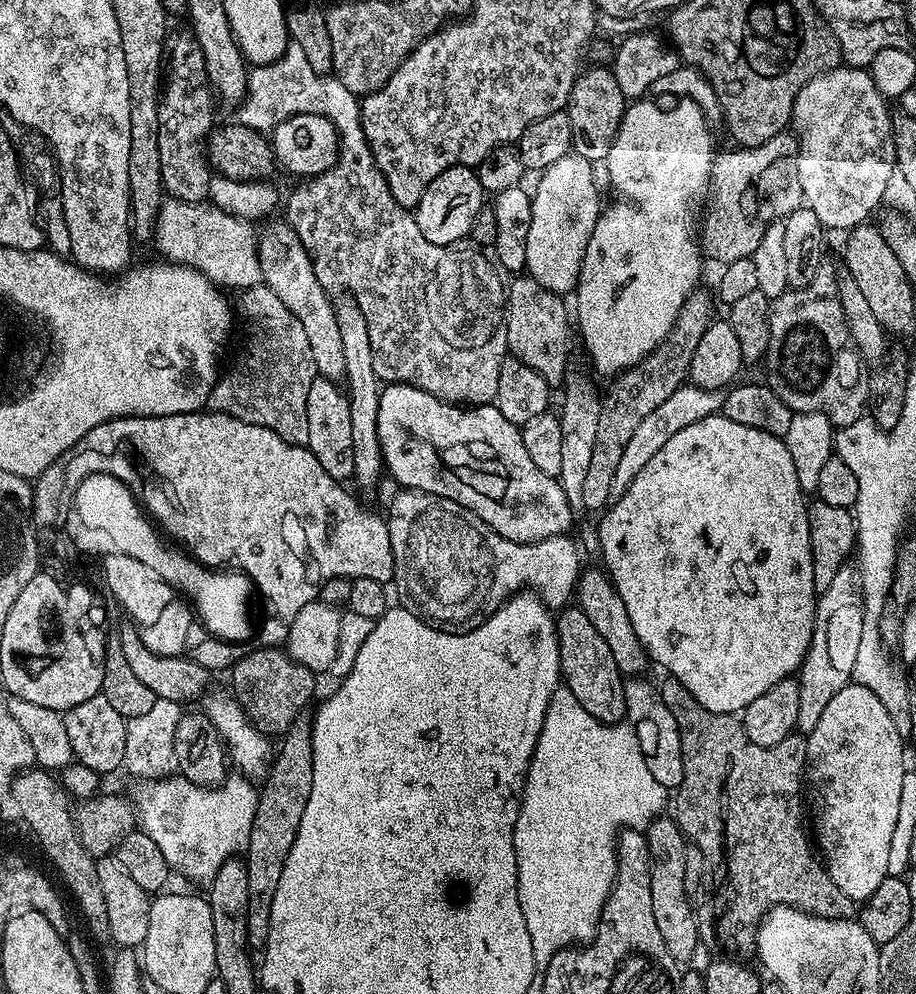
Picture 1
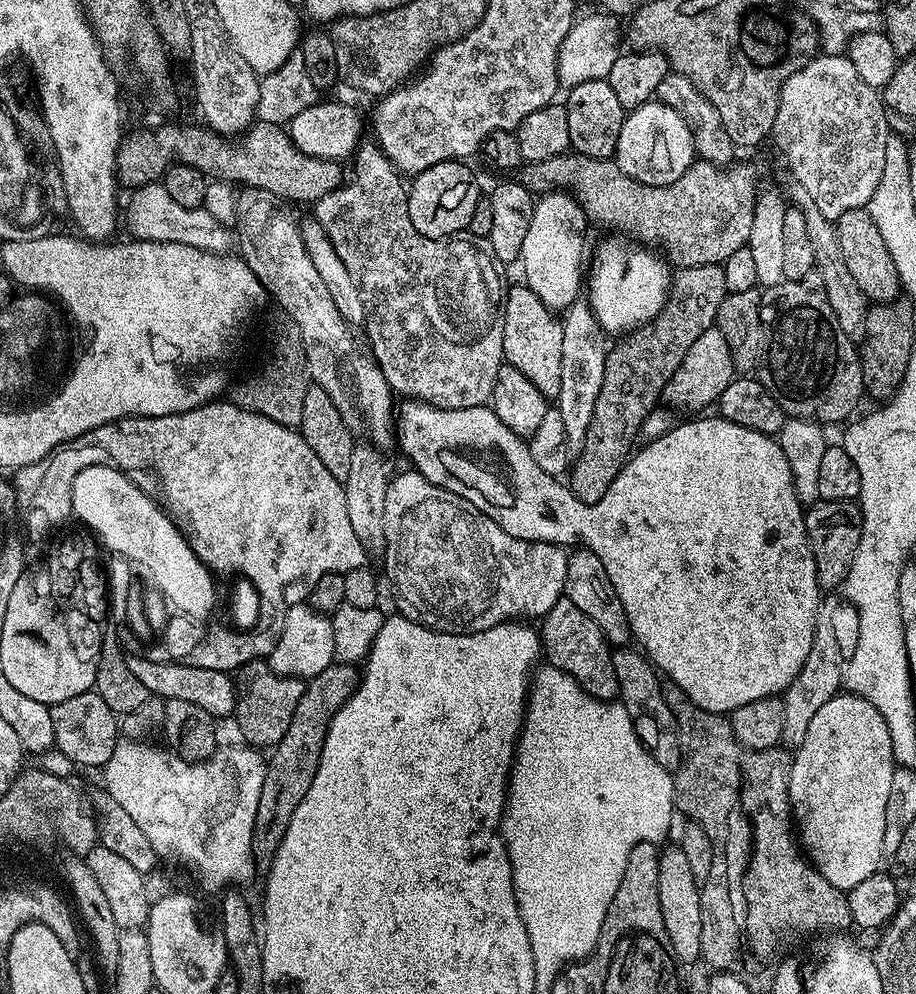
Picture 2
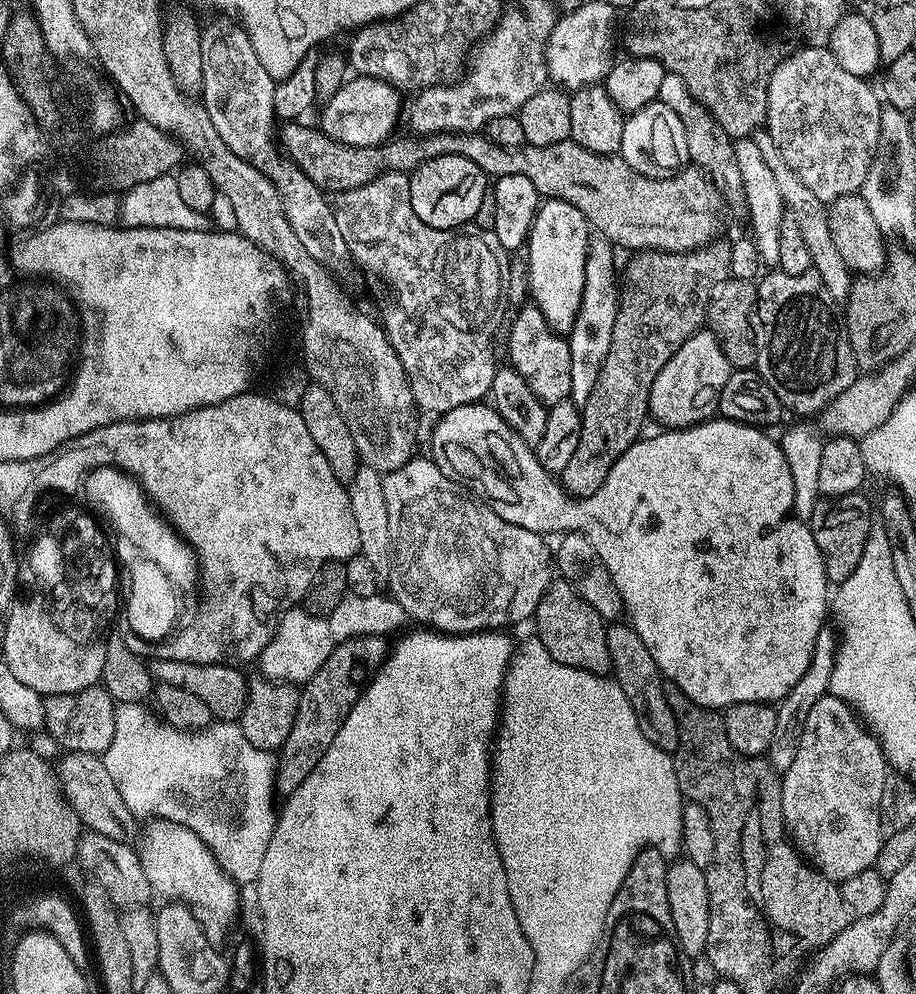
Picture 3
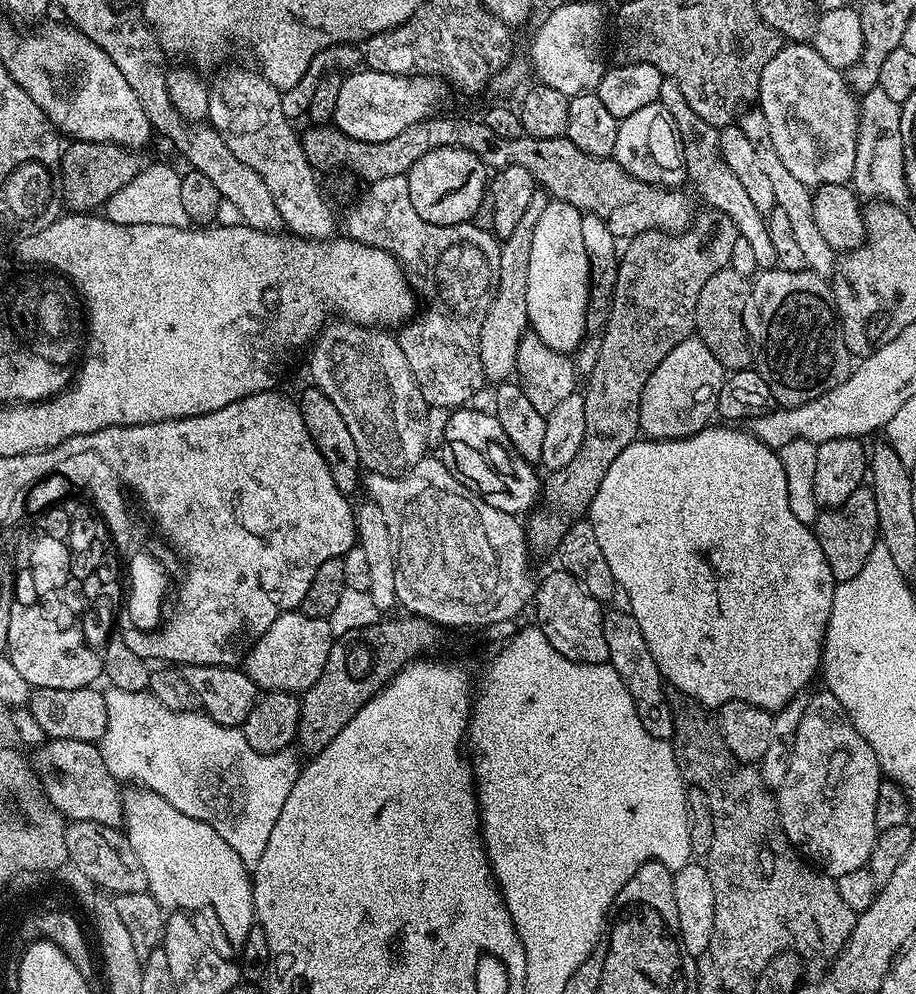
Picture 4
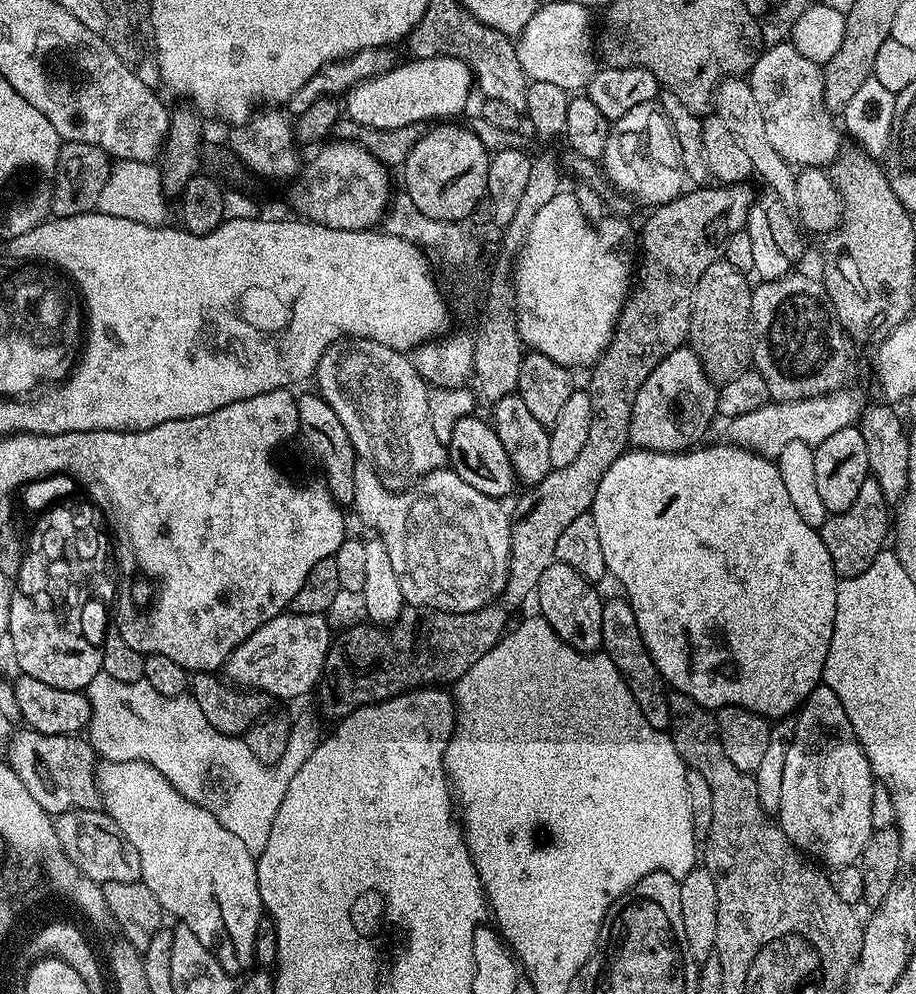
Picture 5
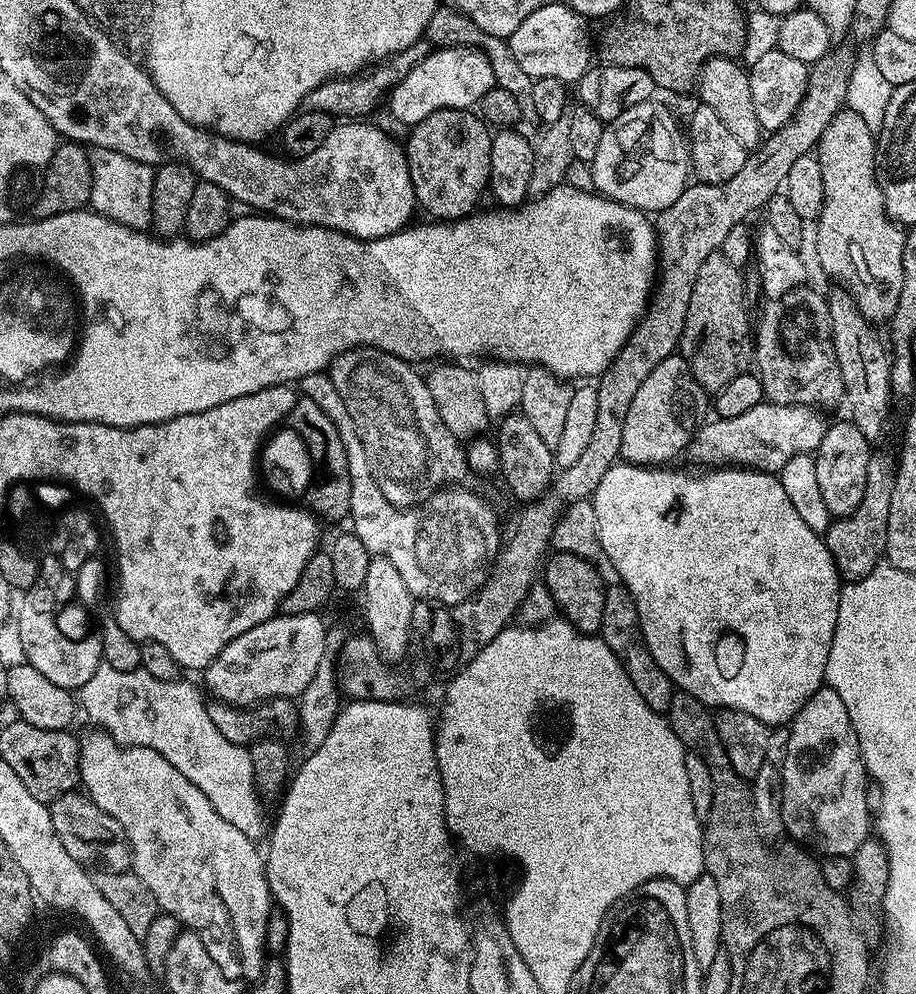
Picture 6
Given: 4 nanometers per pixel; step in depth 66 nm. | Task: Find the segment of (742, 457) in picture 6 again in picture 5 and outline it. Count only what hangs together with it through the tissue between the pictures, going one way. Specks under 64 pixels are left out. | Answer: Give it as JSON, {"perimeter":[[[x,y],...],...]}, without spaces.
{"perimeter":[[[837,390],[827,396],[781,400],[770,402],[750,414],[738,414],[738,418],[727,421],[727,439],[740,448],[749,448],[759,456],[775,458],[789,442],[806,442],[813,446],[826,442],[830,434],[853,427],[862,415],[862,403],[856,392]]]}

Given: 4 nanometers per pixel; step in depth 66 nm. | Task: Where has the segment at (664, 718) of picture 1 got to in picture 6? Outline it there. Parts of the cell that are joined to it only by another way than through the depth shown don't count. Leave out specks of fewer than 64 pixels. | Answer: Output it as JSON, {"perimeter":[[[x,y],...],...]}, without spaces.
{"perimeter":[[[623,586],[605,587],[604,605],[602,606],[602,622],[600,623],[599,637],[610,646],[610,650],[622,662],[630,682],[634,682],[634,690],[642,694],[642,702],[650,706],[650,710],[661,714],[667,713],[674,695],[674,685],[669,676],[654,662],[654,654],[646,646],[642,638],[642,630],[638,622],[638,606],[634,606],[634,598]]]}

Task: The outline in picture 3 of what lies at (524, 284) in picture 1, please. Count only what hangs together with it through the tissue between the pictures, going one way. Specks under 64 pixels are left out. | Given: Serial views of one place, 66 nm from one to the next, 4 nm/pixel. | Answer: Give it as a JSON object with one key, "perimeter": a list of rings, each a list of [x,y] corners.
{"perimeter":[[[525,303],[519,311],[521,312],[513,318],[512,326],[508,330],[507,363],[515,372],[522,374],[522,378],[526,378],[526,384],[530,386],[530,390],[534,390],[534,394],[538,394],[538,398],[543,404],[551,406],[569,399],[571,394],[570,346],[567,339],[548,325],[546,318],[542,314],[542,310],[538,310],[535,303]]]}

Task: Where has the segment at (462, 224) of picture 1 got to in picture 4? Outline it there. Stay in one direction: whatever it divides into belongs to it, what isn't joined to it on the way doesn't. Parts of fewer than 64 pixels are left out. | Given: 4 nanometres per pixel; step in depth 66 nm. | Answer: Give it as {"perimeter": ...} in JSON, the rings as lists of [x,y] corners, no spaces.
{"perimeter":[[[442,146],[430,150],[428,154],[422,154],[418,162],[409,170],[408,185],[410,186],[410,202],[414,202],[414,210],[426,222],[434,222],[438,226],[454,226],[455,224],[467,224],[473,219],[472,216],[480,208],[480,203],[485,203],[486,193],[490,188],[490,169],[478,158],[478,154],[472,154],[466,148],[454,146]]]}

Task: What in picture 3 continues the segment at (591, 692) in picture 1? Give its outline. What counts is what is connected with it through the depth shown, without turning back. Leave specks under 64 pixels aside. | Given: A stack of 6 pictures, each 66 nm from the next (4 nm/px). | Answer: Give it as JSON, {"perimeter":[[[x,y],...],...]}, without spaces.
{"perimeter":[[[563,578],[553,579],[546,590],[542,602],[538,602],[534,625],[535,635],[550,650],[550,658],[562,662],[566,666],[574,666],[578,670],[593,672],[599,676],[611,673],[610,650],[606,646],[608,629],[606,621],[574,590],[574,586]]]}

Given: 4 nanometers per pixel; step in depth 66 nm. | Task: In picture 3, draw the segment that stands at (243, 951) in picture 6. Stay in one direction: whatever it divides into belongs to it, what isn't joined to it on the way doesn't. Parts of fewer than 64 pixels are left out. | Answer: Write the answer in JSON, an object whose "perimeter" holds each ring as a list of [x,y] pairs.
{"perimeter":[[[149,819],[143,825],[142,835],[138,840],[138,851],[142,870],[150,882],[153,893],[160,892],[172,902],[188,905],[200,921],[202,930],[210,943],[220,946],[227,938],[236,915],[240,912],[241,889],[220,868],[214,854],[186,826],[169,824],[166,820]]]}

